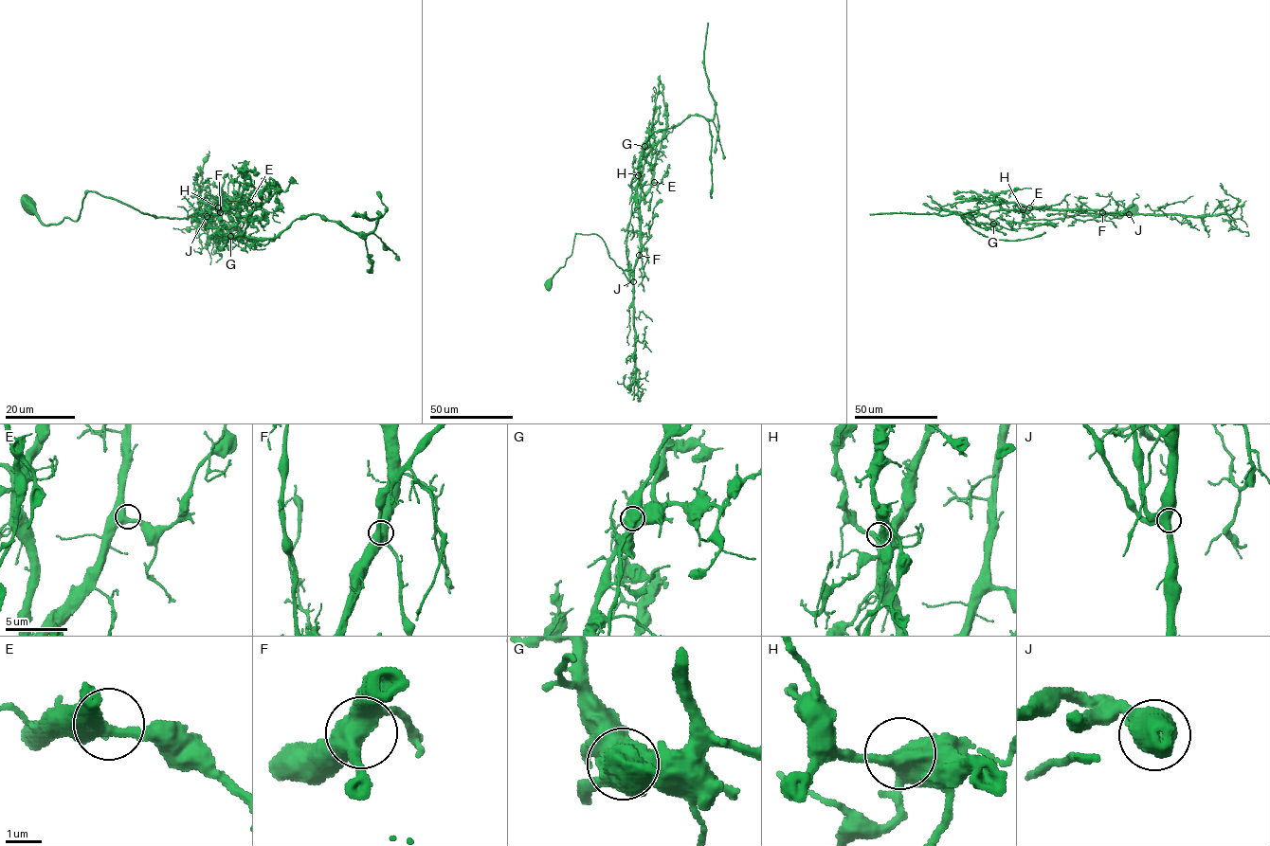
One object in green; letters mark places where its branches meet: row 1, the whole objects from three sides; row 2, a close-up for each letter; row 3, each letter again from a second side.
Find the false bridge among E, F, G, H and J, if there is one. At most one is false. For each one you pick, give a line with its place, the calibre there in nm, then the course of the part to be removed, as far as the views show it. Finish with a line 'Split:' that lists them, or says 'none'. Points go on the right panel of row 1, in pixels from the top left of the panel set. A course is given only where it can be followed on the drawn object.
G: Place: (993, 224). Thickness 900 nm. Course of the part to remove: (993, 224), (976, 224), (969, 213), (962, 216), (967, 222), (954, 214), (870, 214)
Split: G

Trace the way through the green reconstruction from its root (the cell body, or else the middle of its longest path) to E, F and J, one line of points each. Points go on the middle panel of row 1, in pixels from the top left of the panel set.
E: (549, 284), (571, 255), (576, 234), (598, 235), (608, 255), (631, 280), (640, 250), (639, 200), (654, 182)
F: (549, 284), (547, 282), (571, 255), (576, 234), (598, 235), (608, 255), (629, 280), (639, 255)
J: (549, 284), (547, 282), (571, 255), (576, 234), (598, 235), (608, 255), (633, 281)

